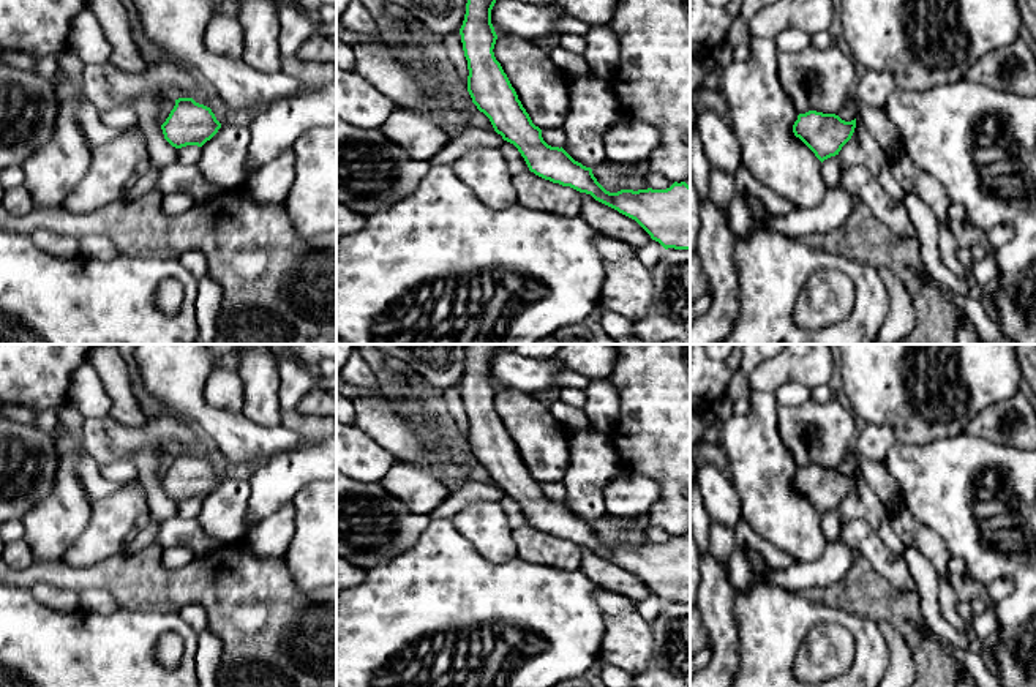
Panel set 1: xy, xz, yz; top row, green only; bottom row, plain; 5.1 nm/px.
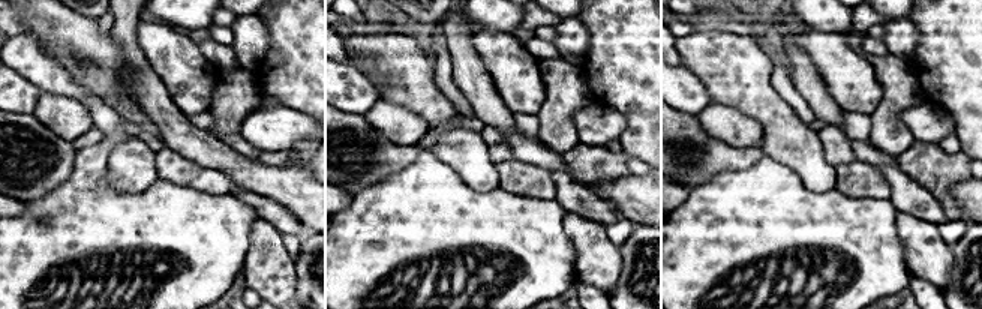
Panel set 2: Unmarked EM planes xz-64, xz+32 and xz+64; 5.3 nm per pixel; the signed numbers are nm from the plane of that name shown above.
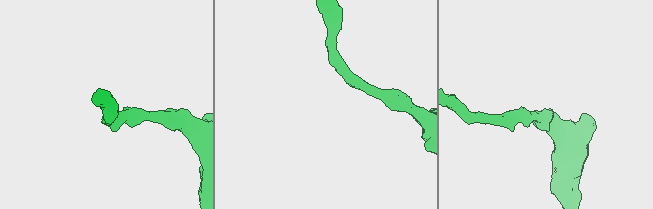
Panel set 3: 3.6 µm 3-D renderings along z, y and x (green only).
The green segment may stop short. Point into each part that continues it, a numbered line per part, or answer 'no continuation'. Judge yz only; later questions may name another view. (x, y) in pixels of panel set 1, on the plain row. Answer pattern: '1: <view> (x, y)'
no continuation

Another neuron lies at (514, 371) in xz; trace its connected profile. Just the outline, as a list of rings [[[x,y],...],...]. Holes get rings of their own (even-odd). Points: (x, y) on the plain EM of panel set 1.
[[[504,347],[491,363],[491,377],[502,389],[537,395],[551,389],[561,370],[564,363],[559,357],[535,360],[515,354],[512,347]]]

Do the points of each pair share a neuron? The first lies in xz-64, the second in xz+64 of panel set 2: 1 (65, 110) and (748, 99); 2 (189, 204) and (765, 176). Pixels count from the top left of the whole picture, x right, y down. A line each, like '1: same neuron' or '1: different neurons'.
1: different neurons
2: same neuron

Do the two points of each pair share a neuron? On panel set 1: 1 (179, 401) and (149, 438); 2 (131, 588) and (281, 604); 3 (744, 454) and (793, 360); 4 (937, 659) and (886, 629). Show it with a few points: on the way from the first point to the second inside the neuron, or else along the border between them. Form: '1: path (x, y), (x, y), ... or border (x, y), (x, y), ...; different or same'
1: border (166, 409), (193, 424); different
2: path (169, 588), (237, 588), (243, 594); same
3: border (752, 390), (773, 394); different
4: border (882, 619), (900, 634), (916, 670); different

